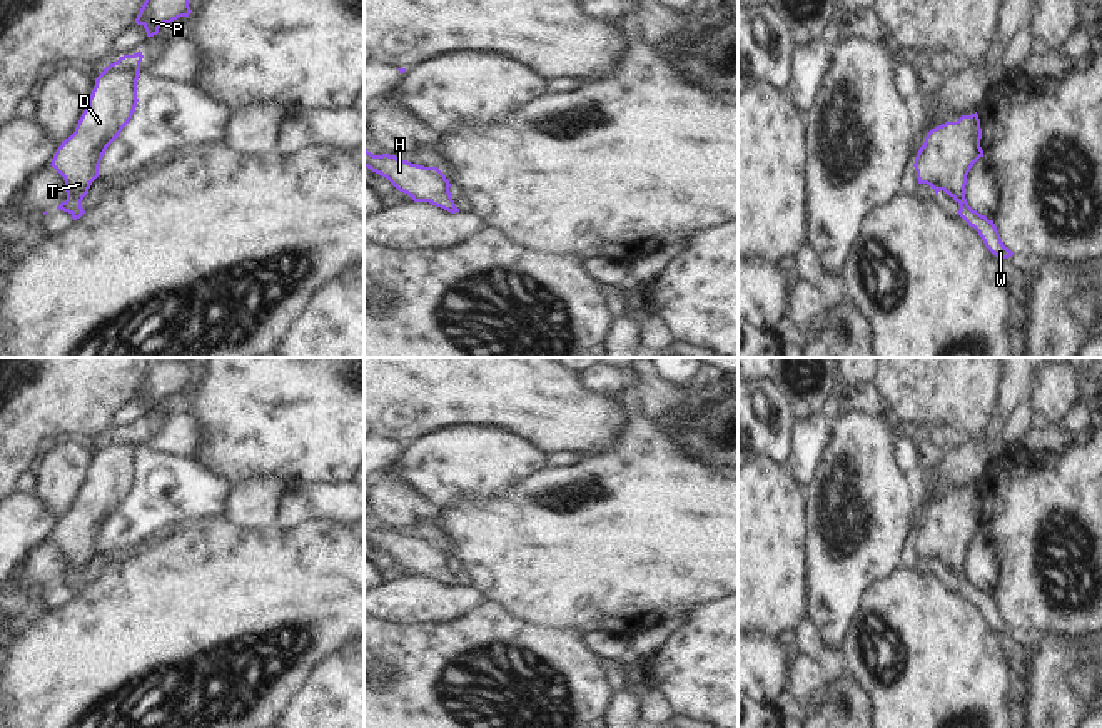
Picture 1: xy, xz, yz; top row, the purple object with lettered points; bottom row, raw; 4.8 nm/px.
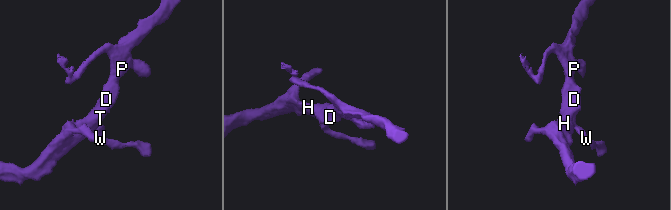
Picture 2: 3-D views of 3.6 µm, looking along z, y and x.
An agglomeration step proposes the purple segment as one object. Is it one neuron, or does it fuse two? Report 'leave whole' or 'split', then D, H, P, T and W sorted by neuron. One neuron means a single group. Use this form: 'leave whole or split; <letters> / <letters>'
leave whole; D H P T W

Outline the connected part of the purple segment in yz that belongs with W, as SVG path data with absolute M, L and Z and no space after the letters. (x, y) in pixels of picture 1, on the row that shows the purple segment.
M977 112L962 115L957 122L945 122L927 134L913 167L918 184L930 185L935 195L943 190L958 202L958 215L978 232L985 247L997 259L1008 259L1014 252L1003 245L993 220L973 210L965 199L967 175L973 164L983 157L980 139L982 129Z

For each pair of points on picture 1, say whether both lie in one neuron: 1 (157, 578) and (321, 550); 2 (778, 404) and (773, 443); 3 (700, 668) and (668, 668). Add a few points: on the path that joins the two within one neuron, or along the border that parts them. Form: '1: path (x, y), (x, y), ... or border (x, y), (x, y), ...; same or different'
1: path (197, 578), (281, 578); same
2: path (780, 414), (773, 433); same
3: path (692, 668), (677, 668); same

